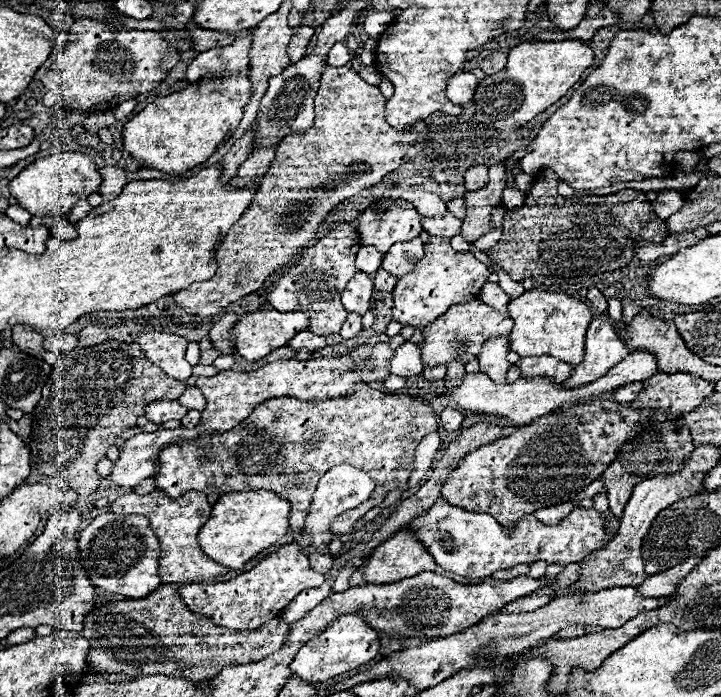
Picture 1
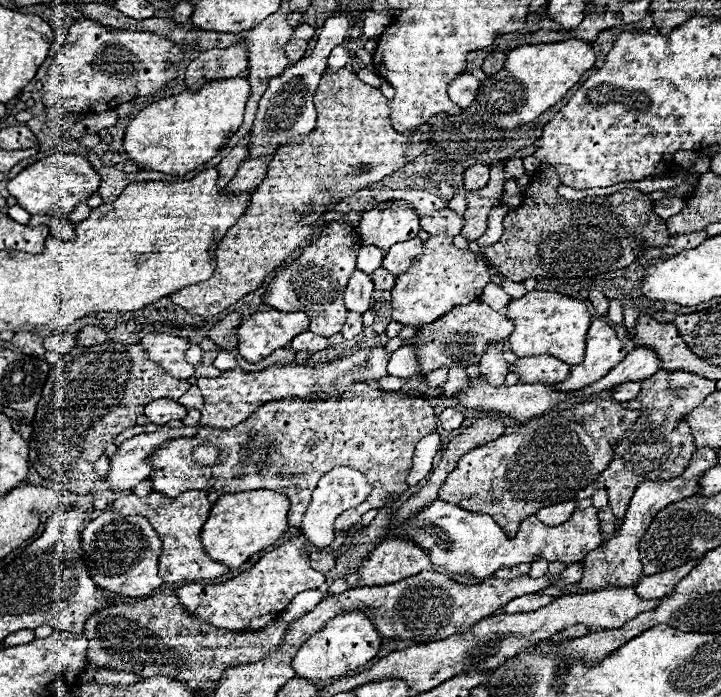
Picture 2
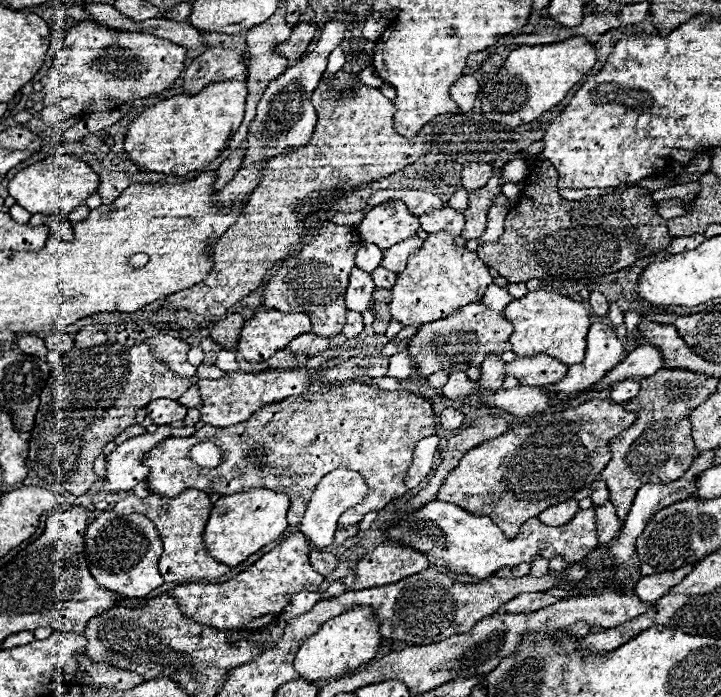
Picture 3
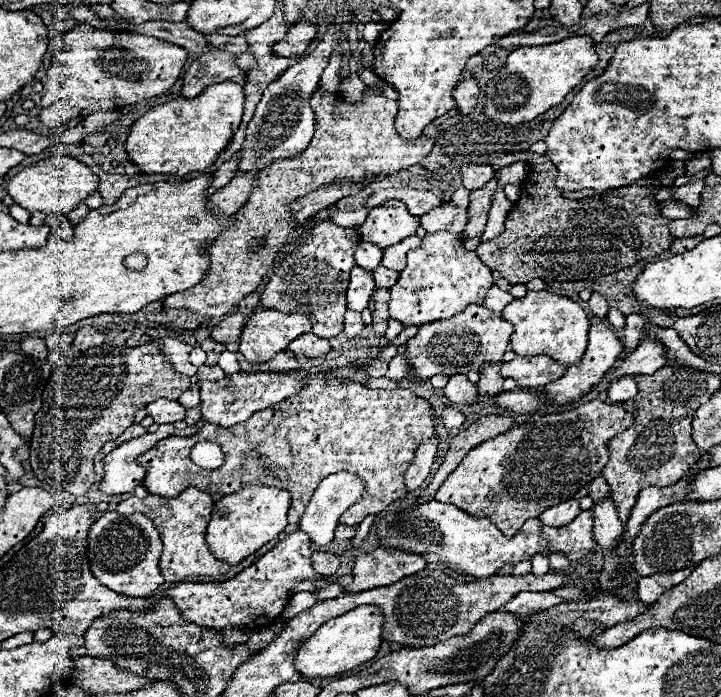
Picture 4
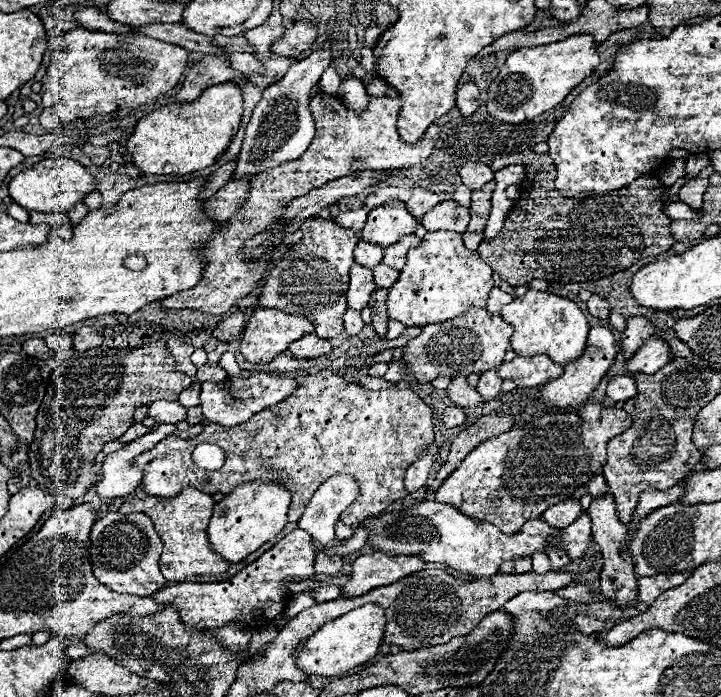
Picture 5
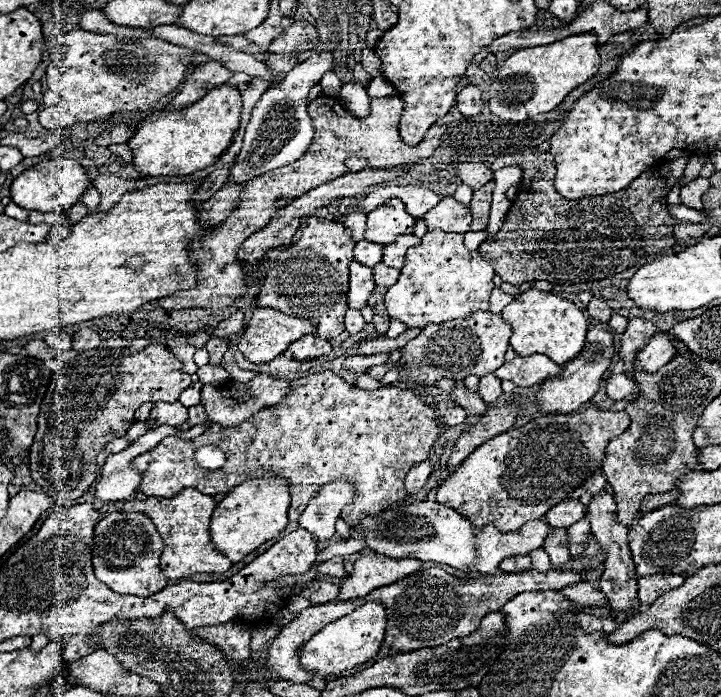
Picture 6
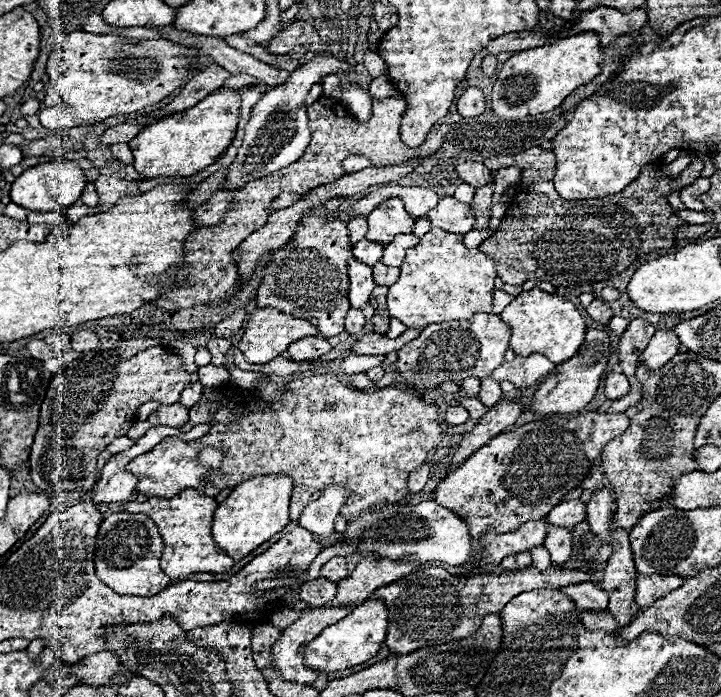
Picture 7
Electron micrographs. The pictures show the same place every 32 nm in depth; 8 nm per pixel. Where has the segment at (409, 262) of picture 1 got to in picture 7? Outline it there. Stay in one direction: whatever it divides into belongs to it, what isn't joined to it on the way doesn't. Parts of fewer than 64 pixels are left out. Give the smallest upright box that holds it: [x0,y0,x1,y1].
[382,234,418,266]

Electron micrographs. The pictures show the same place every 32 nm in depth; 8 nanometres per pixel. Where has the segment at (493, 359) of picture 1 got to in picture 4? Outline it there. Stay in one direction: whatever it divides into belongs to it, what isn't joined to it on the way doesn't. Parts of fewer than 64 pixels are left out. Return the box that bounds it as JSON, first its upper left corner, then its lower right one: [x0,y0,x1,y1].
[476,364,504,396]

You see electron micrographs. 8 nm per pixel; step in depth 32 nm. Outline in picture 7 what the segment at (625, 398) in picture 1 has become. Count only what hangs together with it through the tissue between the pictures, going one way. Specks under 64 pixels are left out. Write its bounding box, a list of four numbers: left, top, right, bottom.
[604,372,630,400]

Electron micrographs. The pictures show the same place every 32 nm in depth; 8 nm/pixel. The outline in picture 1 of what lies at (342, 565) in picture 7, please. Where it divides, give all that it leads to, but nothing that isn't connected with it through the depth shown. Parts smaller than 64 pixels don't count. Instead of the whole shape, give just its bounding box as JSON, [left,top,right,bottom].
[310,554,334,574]

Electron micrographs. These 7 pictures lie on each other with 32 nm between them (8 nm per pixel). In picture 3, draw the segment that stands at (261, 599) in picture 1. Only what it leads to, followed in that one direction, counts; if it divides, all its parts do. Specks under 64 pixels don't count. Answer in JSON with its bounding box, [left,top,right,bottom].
[168,532,324,631]

